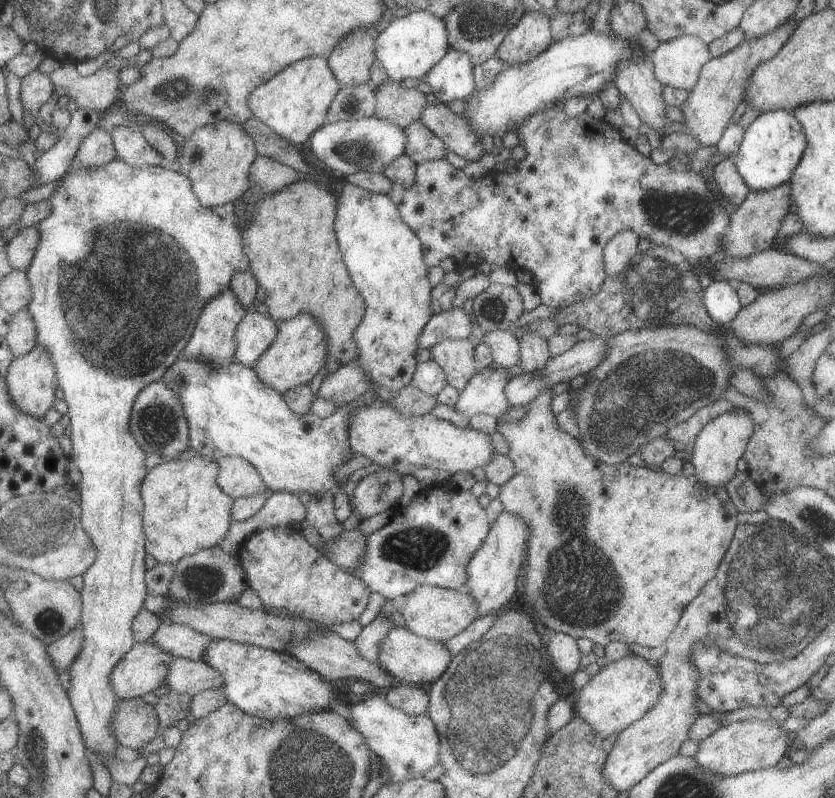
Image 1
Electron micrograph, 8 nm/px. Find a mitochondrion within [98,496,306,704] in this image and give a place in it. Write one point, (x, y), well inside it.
(200, 581)

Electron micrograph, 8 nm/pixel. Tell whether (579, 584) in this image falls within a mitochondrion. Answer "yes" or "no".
yes

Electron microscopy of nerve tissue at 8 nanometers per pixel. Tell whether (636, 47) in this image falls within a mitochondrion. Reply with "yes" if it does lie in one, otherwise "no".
no

